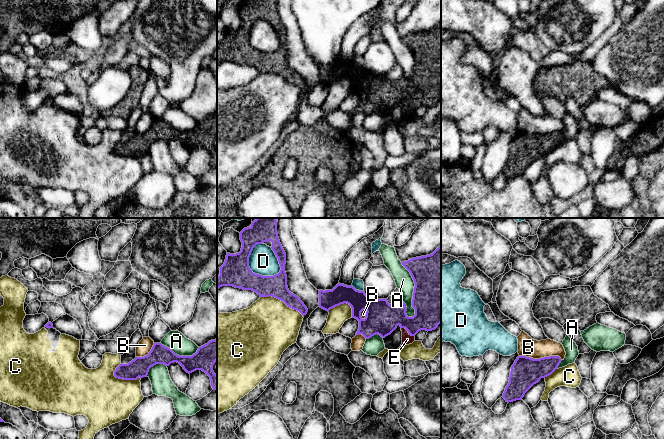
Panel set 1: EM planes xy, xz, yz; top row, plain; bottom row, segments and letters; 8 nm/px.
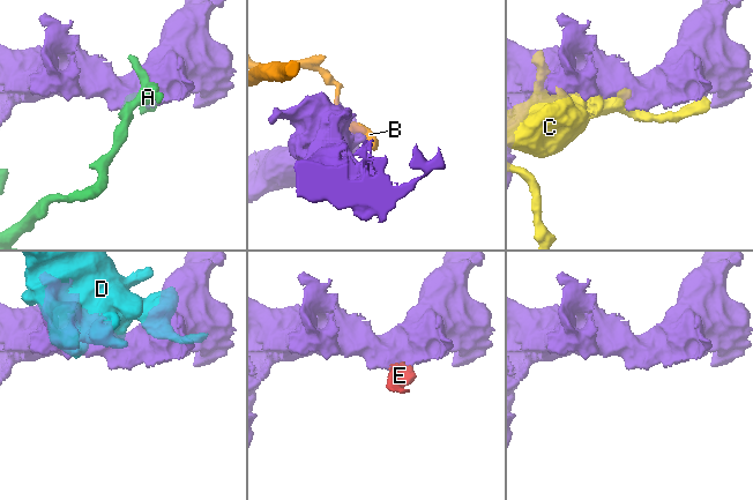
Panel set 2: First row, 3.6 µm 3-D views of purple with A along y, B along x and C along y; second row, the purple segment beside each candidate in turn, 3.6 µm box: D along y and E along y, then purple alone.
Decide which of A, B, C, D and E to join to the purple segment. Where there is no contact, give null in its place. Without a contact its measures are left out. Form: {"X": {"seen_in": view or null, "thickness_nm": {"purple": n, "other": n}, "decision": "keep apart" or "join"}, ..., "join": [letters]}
{"A": {"seen_in": "xz", "thickness_nm": {"purple": 440, "other": 140}, "decision": "keep apart"}, "B": {"seen_in": "yz", "thickness_nm": {"purple": 240, "other": 150}, "decision": "keep apart"}, "C": {"seen_in": "xz", "thickness_nm": {"purple": 180, "other": 460}, "decision": "keep apart"}, "D": {"seen_in": "xz", "thickness_nm": {"purple": 240, "other": 220}, "decision": "keep apart"}, "E": {"seen_in": "xz", "thickness_nm": {"purple": 260, "other": 90}, "decision": "join"}, "join": ["E"]}

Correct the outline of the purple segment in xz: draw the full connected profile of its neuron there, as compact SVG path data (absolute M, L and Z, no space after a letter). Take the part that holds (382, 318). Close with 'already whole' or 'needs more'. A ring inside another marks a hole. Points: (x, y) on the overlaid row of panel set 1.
M441 245L430 255L401 263L415 283L413 317L407 316L404 302L391 305L387 299L368 297L364 291L340 283L332 290L319 290L319 307L329 312L347 303L352 308L352 318L359 321L356 335L362 334L369 339L378 334L385 338L399 325L402 331L401 346L412 344L419 331L432 331L441 323Z; needs more

